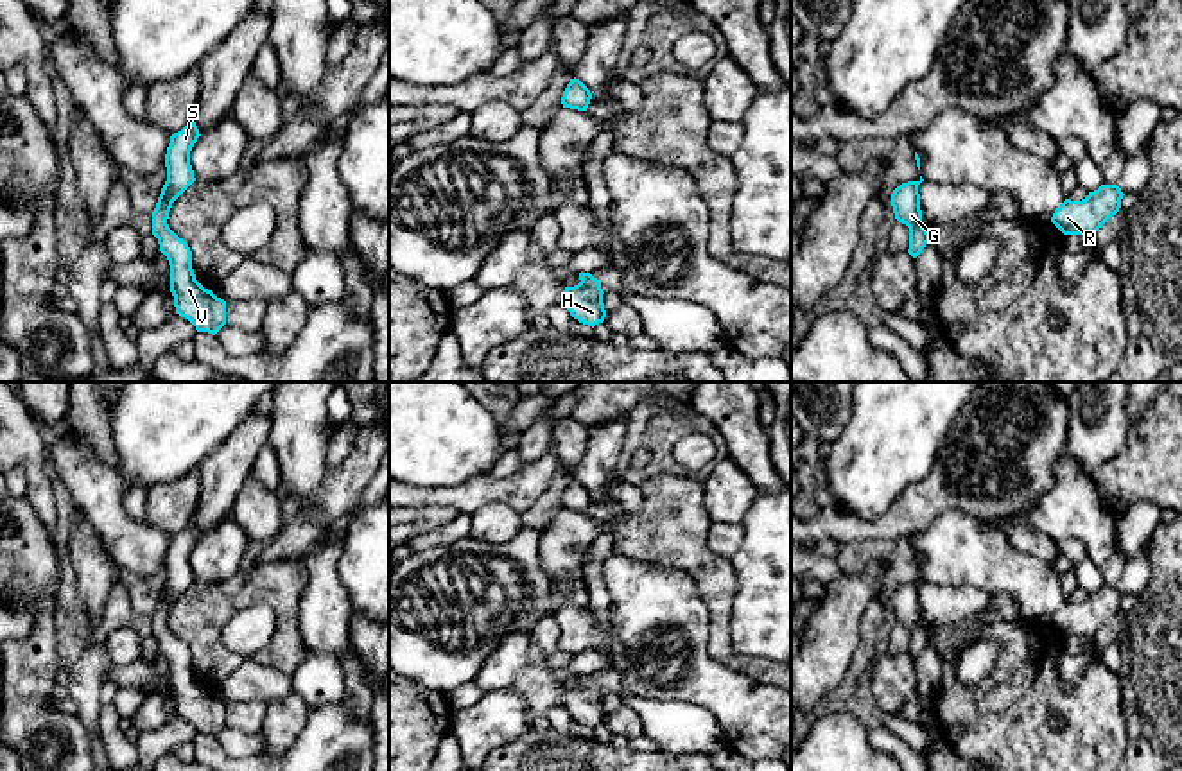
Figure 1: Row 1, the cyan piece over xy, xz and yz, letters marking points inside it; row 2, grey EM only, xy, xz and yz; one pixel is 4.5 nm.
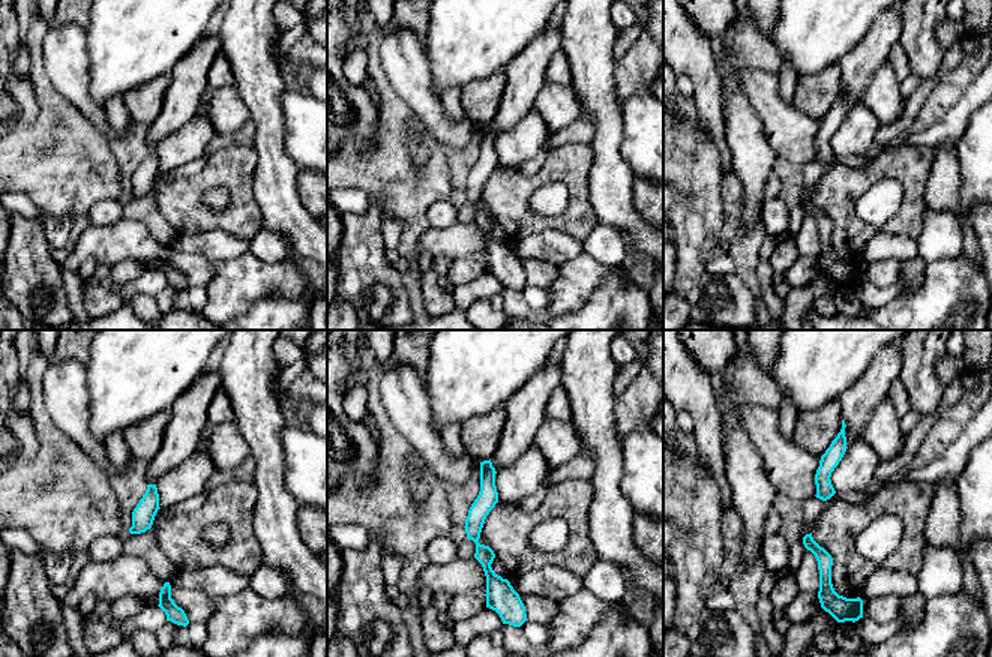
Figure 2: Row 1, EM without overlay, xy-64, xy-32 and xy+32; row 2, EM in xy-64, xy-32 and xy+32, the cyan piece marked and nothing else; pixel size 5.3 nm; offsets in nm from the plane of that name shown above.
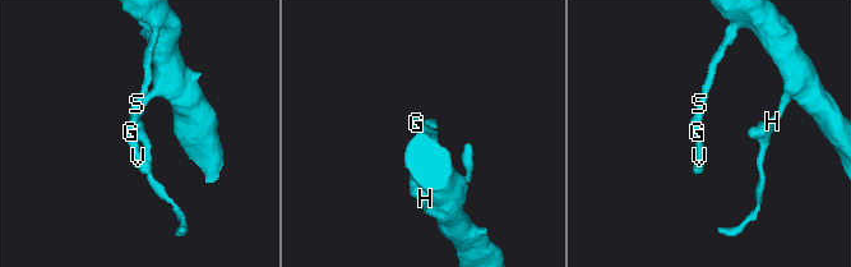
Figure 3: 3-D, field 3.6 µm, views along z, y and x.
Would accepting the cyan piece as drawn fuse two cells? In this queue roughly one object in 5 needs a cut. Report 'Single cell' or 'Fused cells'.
Single cell

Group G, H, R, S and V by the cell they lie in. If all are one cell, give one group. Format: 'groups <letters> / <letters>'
groups G H R S V

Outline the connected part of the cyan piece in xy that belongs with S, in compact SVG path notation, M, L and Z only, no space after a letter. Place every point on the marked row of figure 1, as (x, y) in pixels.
M194 118L170 136L165 154L167 181L152 212L152 235L170 265L176 314L188 319L197 332L215 335L226 325L226 301L196 280L188 244L167 224L172 203L196 181L190 151L199 136Z

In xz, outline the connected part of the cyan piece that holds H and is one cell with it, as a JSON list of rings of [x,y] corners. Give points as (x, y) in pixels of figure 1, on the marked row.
[[[579,273],[579,283],[565,287],[561,303],[570,316],[583,325],[595,326],[604,321],[606,310],[603,303],[603,289],[597,278],[590,273]]]

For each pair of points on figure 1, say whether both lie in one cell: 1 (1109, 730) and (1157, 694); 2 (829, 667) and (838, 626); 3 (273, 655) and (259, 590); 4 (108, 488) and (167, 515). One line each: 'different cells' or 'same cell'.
1: different cells
2: same cell
3: same cell
4: different cells

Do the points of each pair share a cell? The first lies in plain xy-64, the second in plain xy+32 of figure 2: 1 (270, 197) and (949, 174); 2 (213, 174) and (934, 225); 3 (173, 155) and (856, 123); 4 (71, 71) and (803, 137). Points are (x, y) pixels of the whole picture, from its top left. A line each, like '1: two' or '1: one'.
1: one
2: two
3: one
4: one

